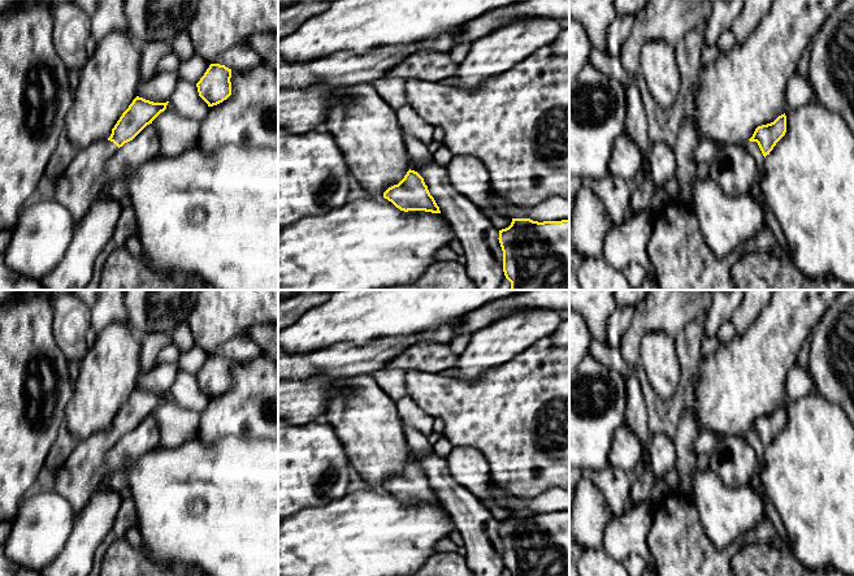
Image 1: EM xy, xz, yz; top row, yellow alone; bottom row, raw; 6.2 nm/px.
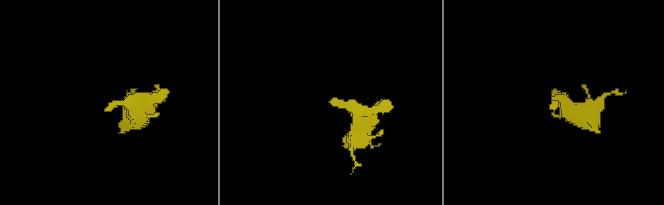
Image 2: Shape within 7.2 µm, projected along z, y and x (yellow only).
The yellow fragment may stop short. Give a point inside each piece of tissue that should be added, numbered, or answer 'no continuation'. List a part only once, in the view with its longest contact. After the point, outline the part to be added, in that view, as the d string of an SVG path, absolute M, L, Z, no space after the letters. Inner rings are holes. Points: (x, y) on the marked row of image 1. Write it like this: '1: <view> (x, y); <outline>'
1: yz (753, 147); M746 142L745 148L751 153L751 156L755 160L757 165L757 173L755 173L755 183L760 186L762 179L764 178L764 160L766 157L763 156L759 146L757 142Z

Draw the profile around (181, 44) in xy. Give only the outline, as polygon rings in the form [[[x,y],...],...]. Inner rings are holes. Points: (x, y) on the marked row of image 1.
[[[187,29],[175,34],[172,40],[170,52],[175,53],[181,62],[188,60],[195,53]]]

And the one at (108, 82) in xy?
[[[129,33],[108,34],[79,70],[62,139],[74,152],[107,140],[140,83],[139,44]]]

